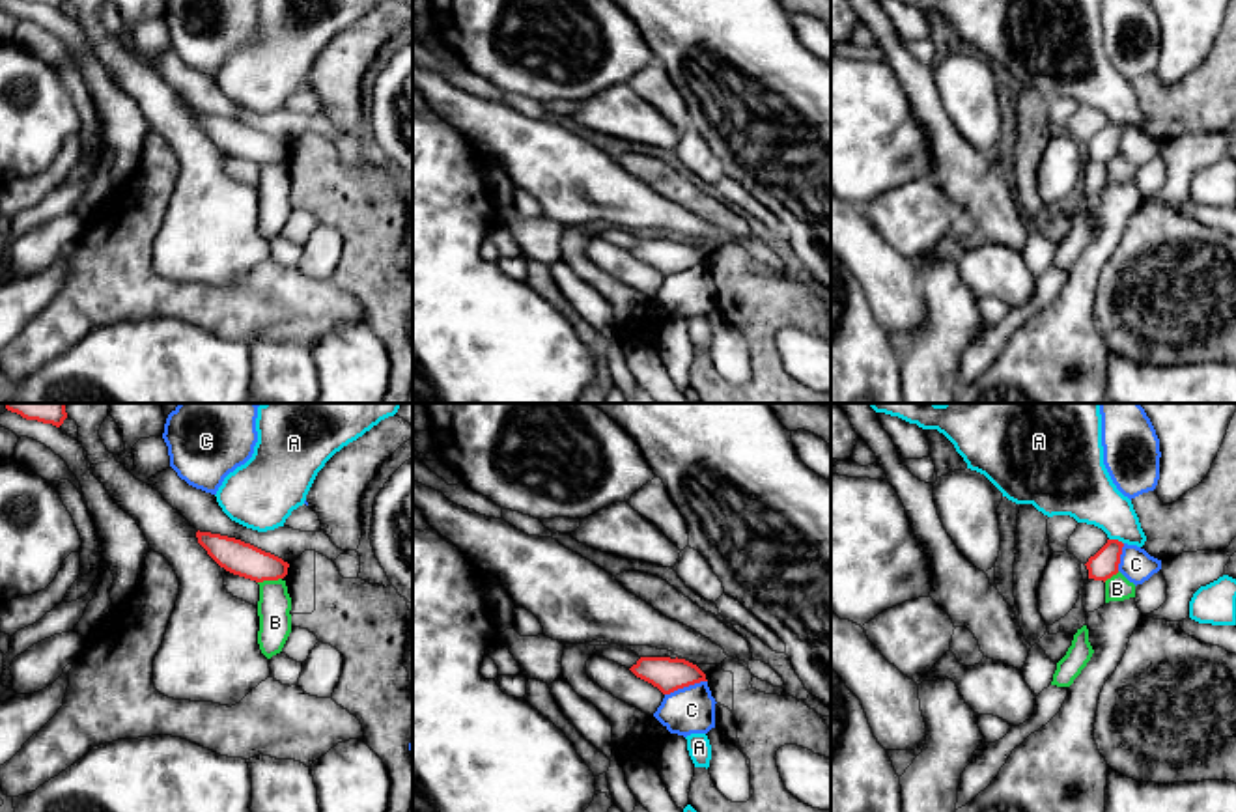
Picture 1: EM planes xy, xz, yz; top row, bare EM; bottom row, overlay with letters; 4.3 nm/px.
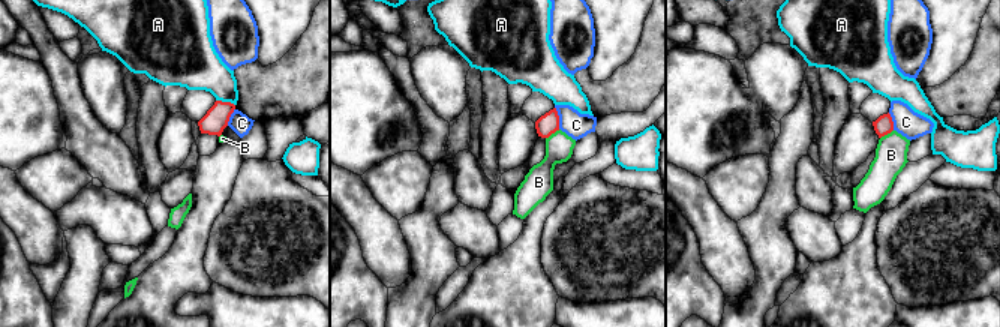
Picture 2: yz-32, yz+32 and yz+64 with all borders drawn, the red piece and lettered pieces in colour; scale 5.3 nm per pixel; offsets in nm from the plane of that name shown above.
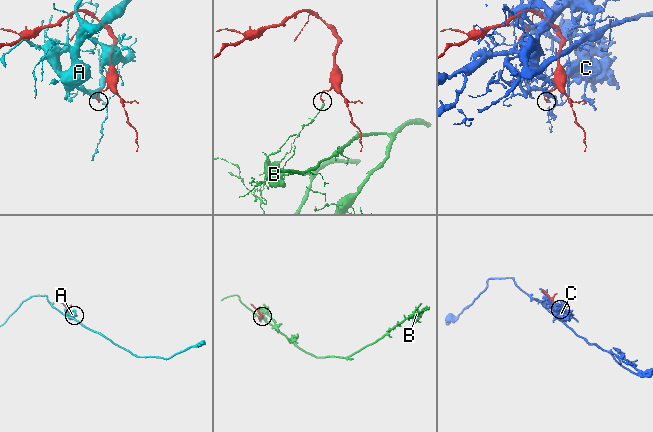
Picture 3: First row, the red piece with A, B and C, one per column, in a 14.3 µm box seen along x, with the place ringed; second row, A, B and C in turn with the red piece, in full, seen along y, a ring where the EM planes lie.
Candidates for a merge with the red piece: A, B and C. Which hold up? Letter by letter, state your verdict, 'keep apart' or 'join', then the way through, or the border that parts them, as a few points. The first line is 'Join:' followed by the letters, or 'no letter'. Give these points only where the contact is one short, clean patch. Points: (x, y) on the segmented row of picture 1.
Join: no letter
A: keep apart
B: keep apart; border along xy (280, 577), (258, 583)
C: keep apart

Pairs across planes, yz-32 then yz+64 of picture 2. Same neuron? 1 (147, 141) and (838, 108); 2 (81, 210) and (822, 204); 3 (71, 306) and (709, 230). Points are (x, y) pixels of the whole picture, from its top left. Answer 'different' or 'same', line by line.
1: same
2: different
3: different

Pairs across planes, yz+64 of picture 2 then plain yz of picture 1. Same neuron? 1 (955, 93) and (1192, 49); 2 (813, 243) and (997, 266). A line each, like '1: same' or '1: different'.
1: different
2: same

